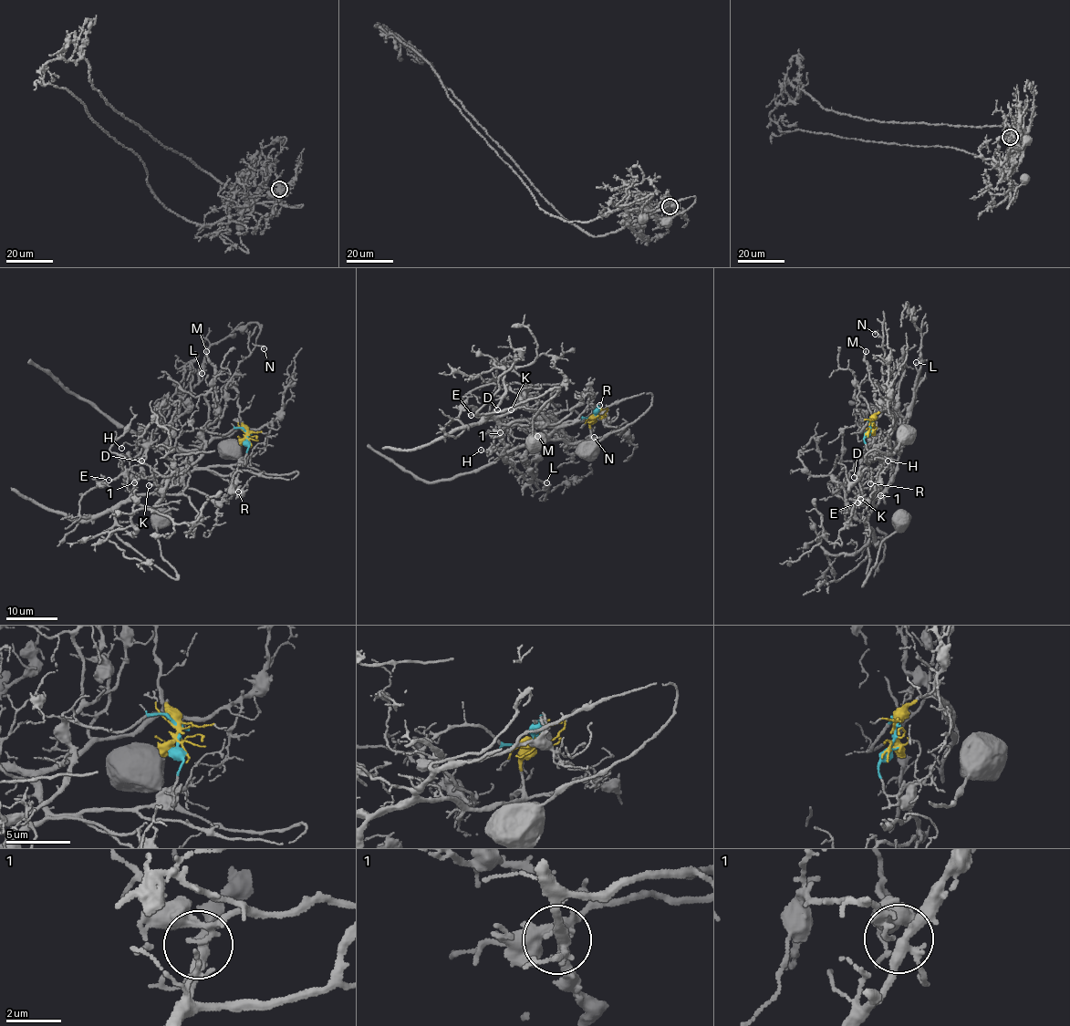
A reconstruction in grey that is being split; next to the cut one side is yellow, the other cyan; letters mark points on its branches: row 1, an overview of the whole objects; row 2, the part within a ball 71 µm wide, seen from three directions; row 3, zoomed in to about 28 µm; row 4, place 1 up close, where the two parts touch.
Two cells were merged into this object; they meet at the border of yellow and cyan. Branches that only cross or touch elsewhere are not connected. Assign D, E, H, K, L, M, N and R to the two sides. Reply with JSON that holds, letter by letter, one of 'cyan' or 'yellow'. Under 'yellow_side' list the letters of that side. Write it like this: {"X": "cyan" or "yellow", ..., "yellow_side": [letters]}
{"D": "cyan", "E": "yellow", "H": "cyan", "K": "yellow", "L": "yellow", "M": "yellow", "N": "cyan", "R": "yellow", "yellow_side": ["E", "K", "L", "M", "R"]}

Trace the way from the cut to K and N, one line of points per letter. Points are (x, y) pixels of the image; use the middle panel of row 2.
K: (595, 416), (590, 438), (566, 442), (548, 437), (553, 430), (540, 412), (519, 404), (511, 410)
N: (595, 414), (580, 417), (561, 410), (551, 422), (574, 447), (594, 437)

